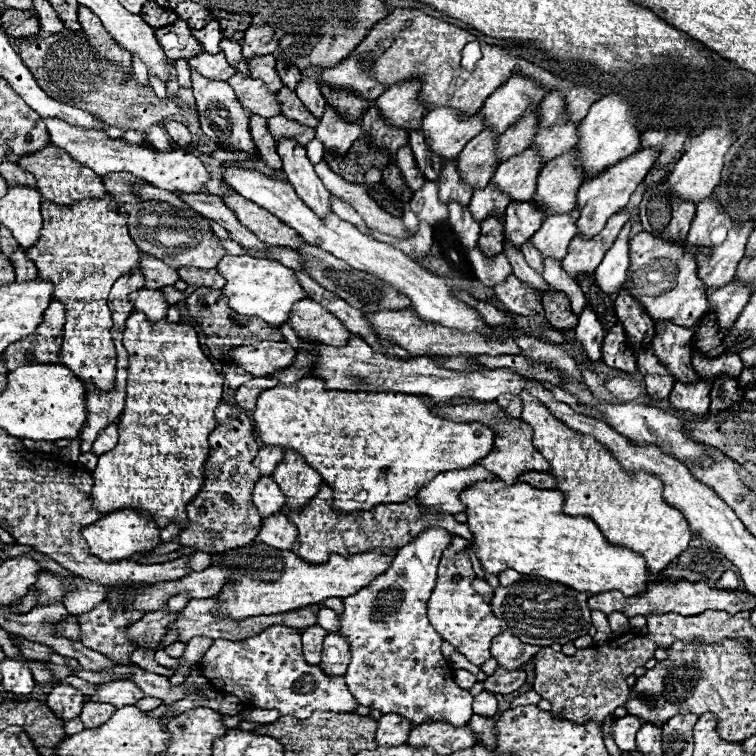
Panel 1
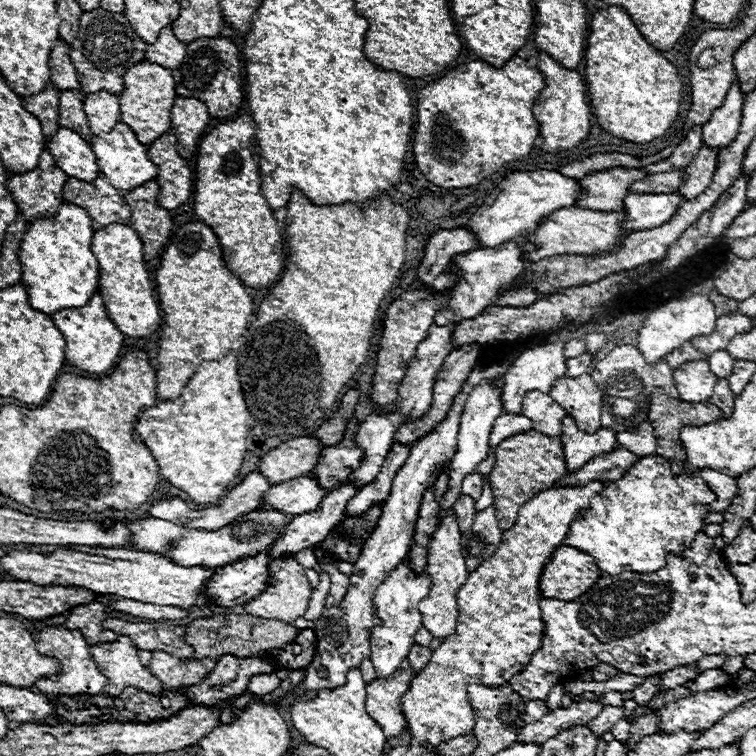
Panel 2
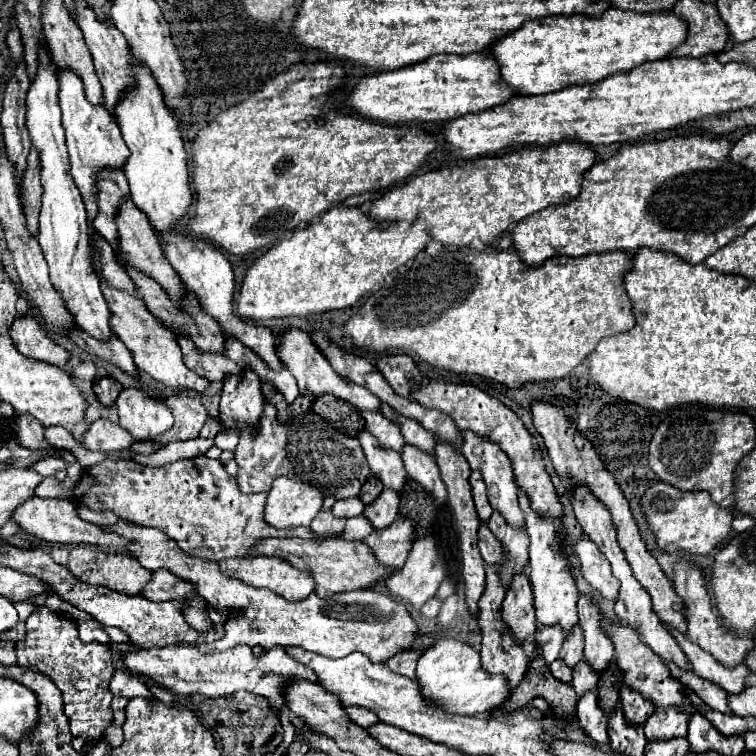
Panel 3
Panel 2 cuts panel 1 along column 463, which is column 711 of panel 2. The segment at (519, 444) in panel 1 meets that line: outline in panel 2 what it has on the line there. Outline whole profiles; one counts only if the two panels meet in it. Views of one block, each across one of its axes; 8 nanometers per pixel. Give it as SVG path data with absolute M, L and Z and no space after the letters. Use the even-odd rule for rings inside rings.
M654 388L652 398L650 398L650 410L648 410L648 422L654 426L654 436L658 440L656 446L656 454L666 458L668 462L672 462L672 466L682 468L684 466L684 448L680 444L680 428L682 426L702 426L708 422L714 422L722 418L722 412L718 406L706 402L698 402L698 404L690 404L690 402L682 402L678 398L670 398L662 388Z

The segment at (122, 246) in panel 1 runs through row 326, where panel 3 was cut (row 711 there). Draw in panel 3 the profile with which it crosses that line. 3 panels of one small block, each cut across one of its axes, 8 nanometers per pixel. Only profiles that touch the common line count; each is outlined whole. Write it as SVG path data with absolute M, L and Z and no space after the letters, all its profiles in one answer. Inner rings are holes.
M46 606L36 610L26 620L26 638L16 642L16 656L22 668L34 668L46 674L62 692L64 714L70 722L72 748L82 750L84 744L92 744L102 738L104 728L112 722L112 692L108 690L114 674L112 650L100 642L84 644L78 638L76 622L52 612Z

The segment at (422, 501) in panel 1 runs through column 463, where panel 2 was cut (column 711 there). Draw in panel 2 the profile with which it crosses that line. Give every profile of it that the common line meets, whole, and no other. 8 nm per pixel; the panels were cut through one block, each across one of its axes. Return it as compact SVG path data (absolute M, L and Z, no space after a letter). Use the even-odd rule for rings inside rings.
M708 468L698 470L696 476L700 476L708 484L708 488L716 494L716 500L706 508L710 508L710 512L724 512L732 504L732 498L736 494L736 480L730 476L724 476L718 470L708 470Z

